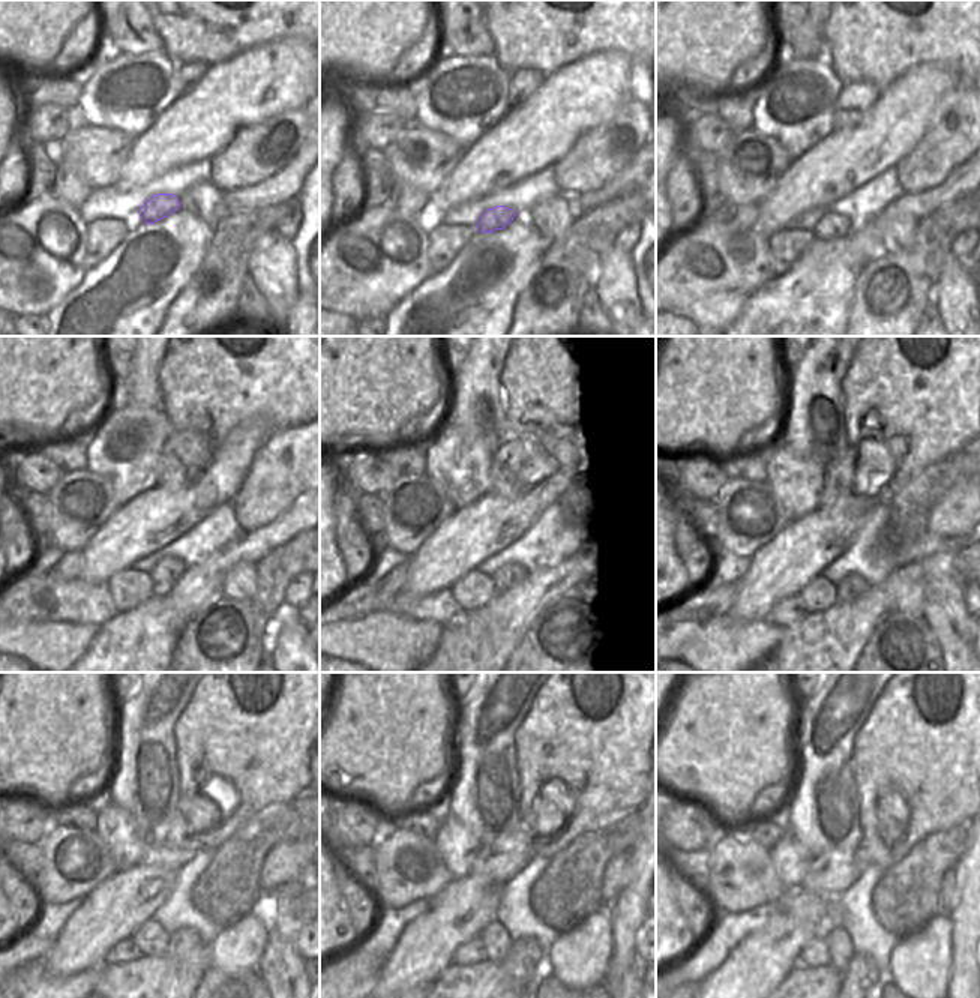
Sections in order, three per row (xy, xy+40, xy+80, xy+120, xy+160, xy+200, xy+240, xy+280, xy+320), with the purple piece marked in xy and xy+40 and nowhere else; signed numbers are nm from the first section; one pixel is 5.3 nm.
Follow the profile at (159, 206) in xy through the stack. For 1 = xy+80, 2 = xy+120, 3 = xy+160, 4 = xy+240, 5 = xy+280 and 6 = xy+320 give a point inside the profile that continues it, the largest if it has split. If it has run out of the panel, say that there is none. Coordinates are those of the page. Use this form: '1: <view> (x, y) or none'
1: xy+80 (832, 225)
2: xy+120 (168, 571)
3: xy+160 (505, 578)
4: xy+240 (188, 947)
5: xy+280 (523, 964)
6: xy+320 (860, 976)

